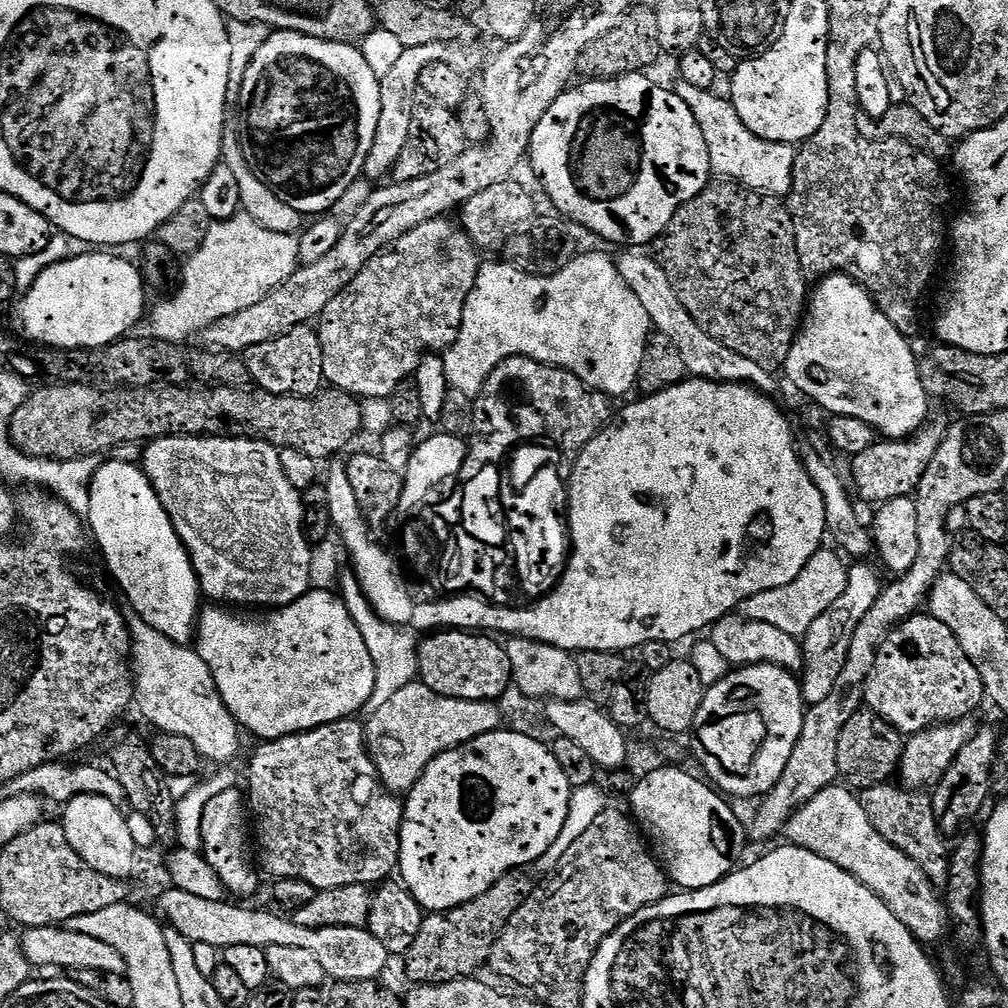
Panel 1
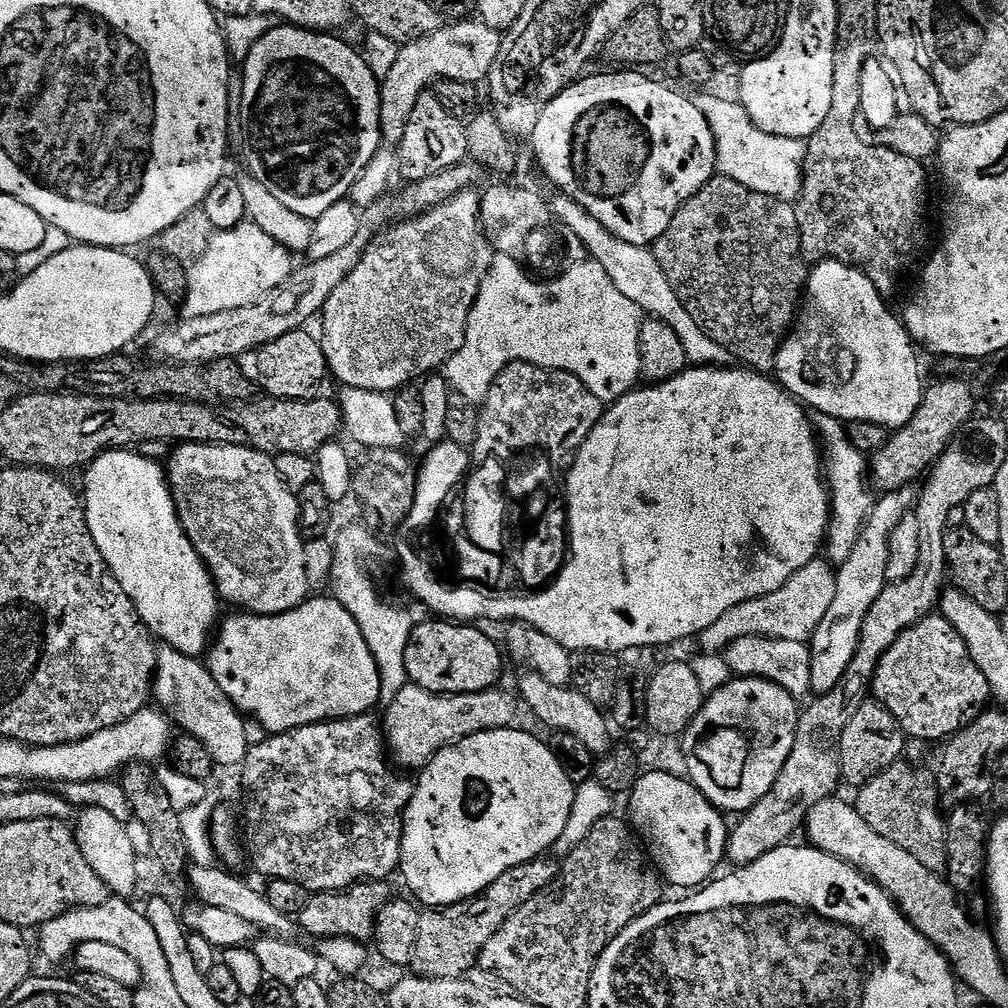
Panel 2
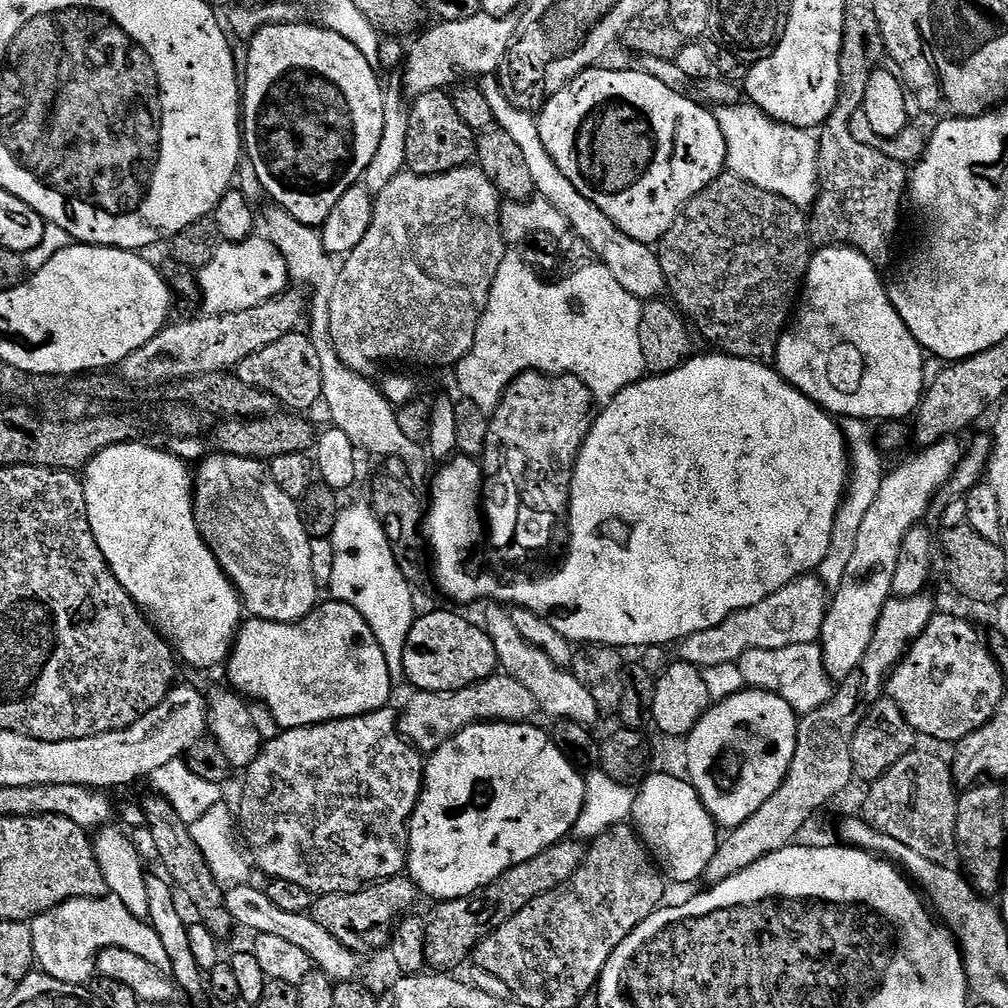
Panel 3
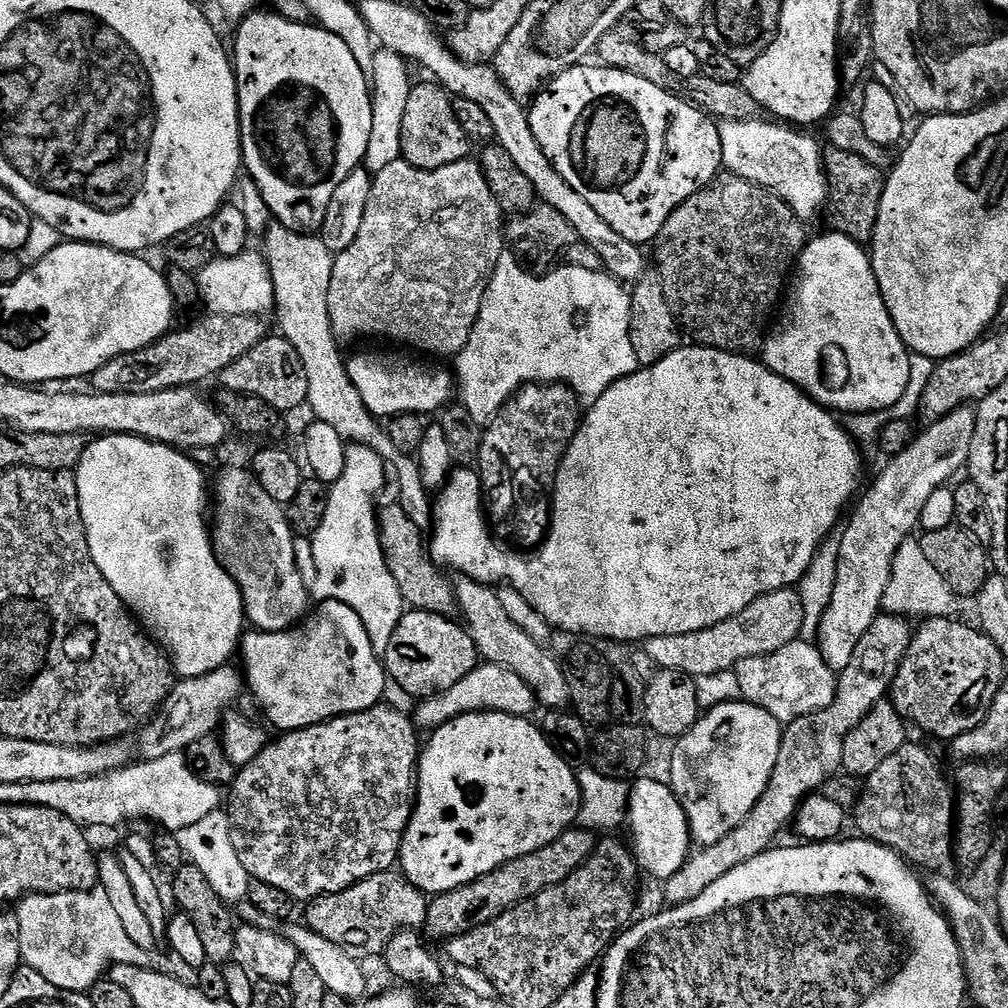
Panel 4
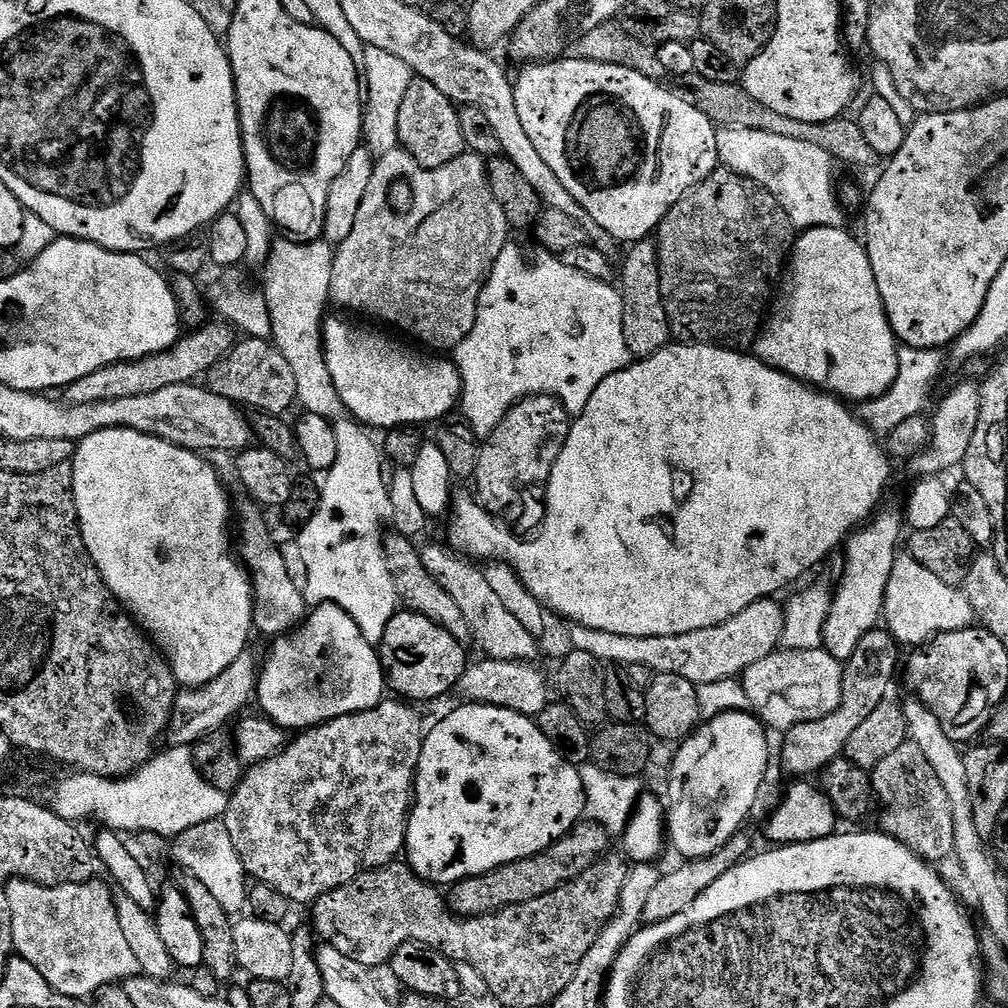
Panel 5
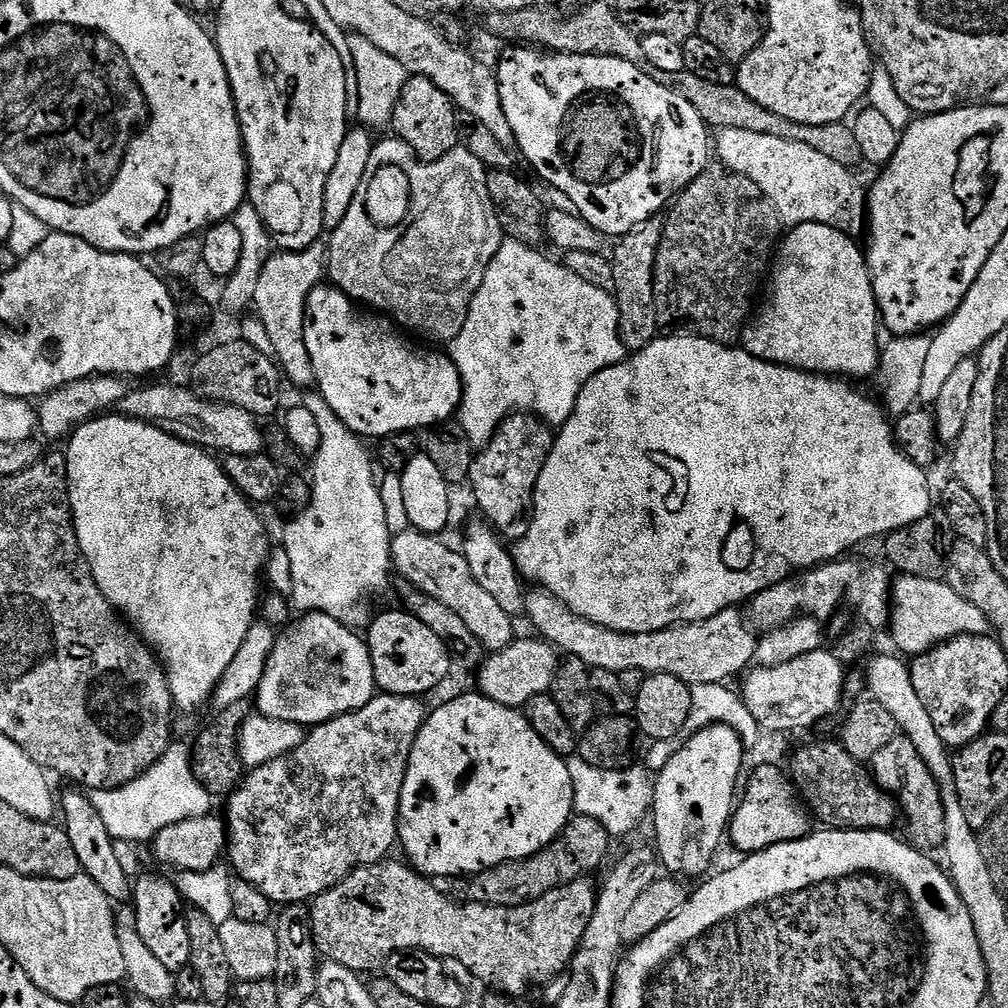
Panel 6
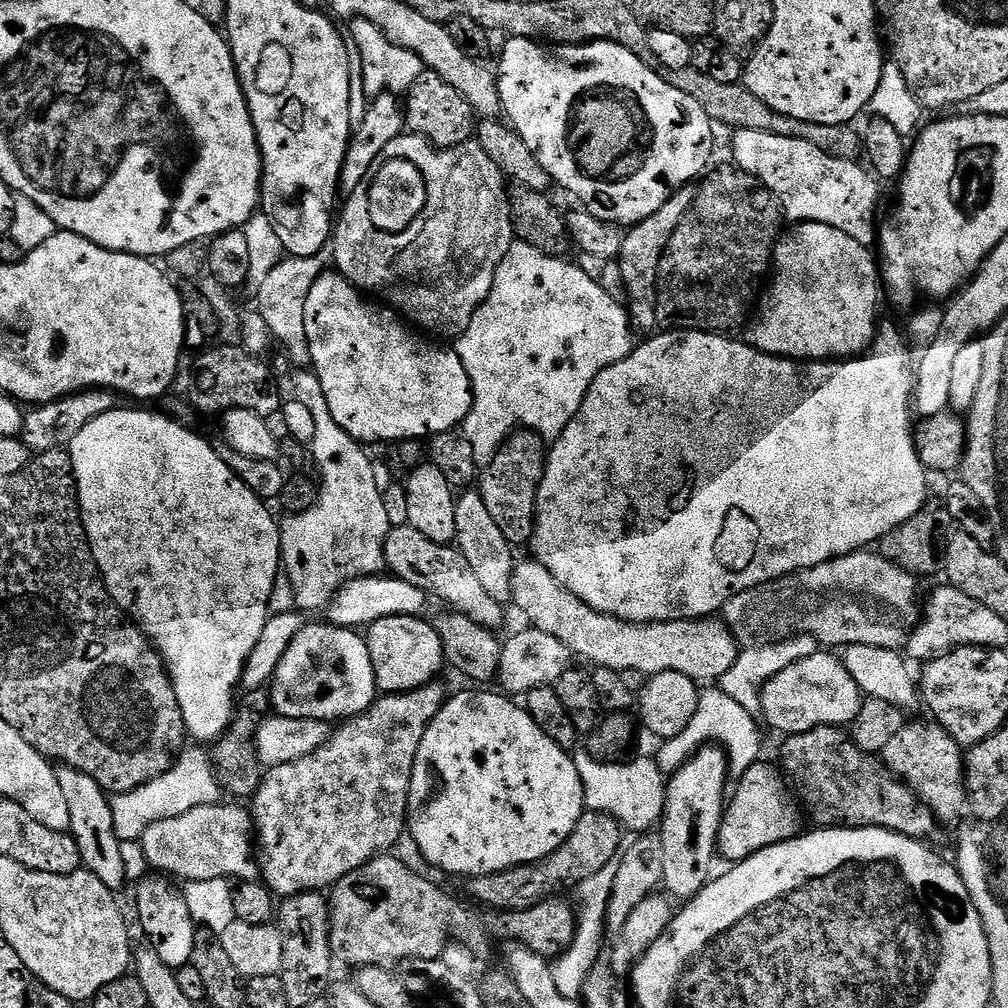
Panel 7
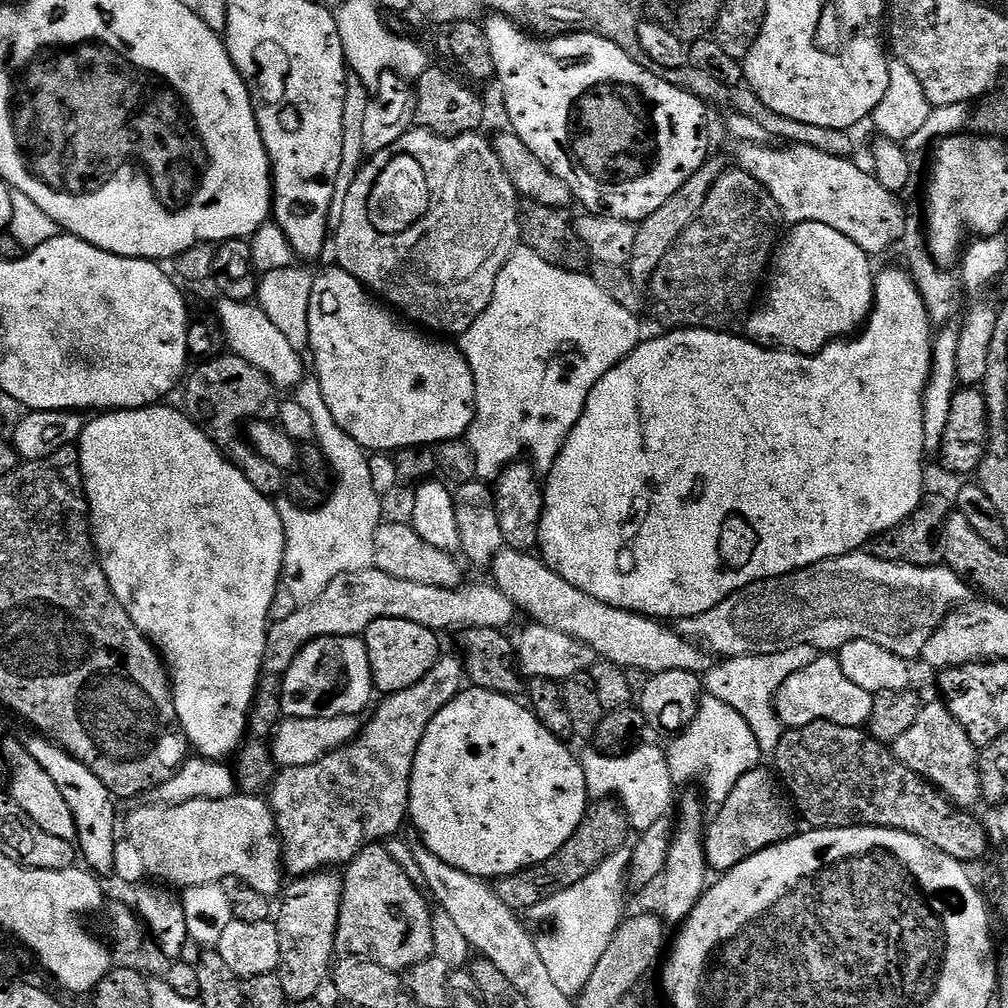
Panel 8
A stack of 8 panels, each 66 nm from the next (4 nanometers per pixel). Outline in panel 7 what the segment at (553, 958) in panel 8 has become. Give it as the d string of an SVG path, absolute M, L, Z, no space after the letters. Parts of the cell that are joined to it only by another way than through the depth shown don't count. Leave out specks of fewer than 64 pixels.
M619 857L612 859L602 870L591 875L586 882L580 884L576 890L576 895L580 898L580 908L578 904L575 938L572 940L571 946L565 949L565 952L557 957L552 964L554 984L563 997L571 1000L581 997L585 979L589 976L589 972L596 961L601 957L602 940L604 936L606 937L609 898L613 890L615 875L618 874L619 865Z

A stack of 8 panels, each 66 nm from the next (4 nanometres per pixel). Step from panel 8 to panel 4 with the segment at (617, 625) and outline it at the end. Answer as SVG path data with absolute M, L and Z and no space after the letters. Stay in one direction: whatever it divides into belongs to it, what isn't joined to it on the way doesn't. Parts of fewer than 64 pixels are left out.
M783 588L750 602L746 610L706 630L650 638L646 641L646 648L649 658L657 664L655 667L666 672L685 672L693 678L731 672L742 658L765 656L774 650L782 650L782 646L793 644L803 630L803 614L799 591Z

